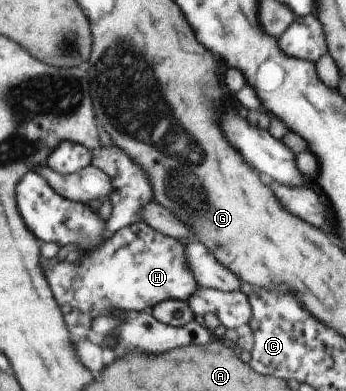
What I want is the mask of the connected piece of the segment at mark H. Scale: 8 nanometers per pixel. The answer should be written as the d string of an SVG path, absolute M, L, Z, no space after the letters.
M143 221L118 230L86 254L71 254L43 271L73 337L85 337L95 317L113 312L146 312L169 299L185 302L199 288L184 263L184 242L154 231Z

